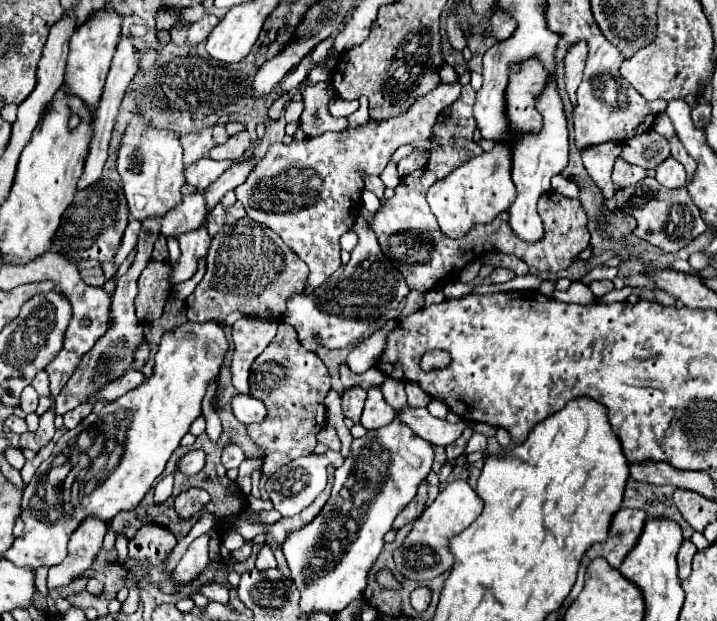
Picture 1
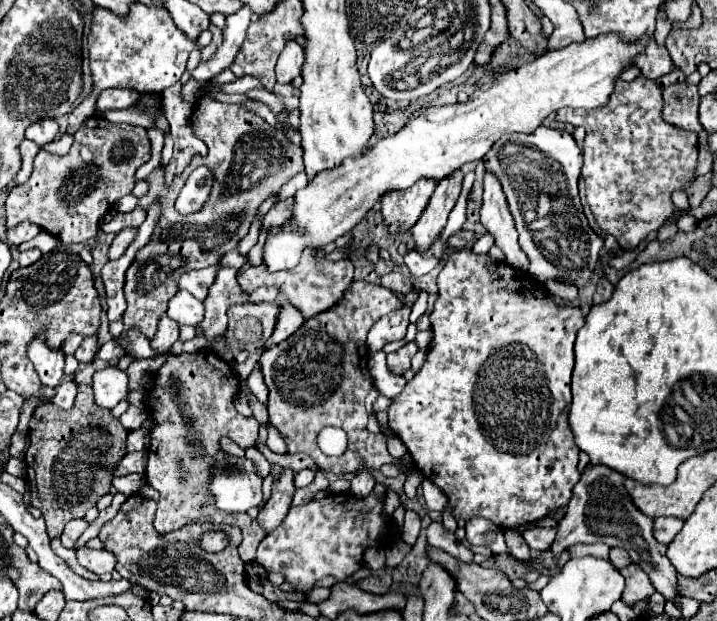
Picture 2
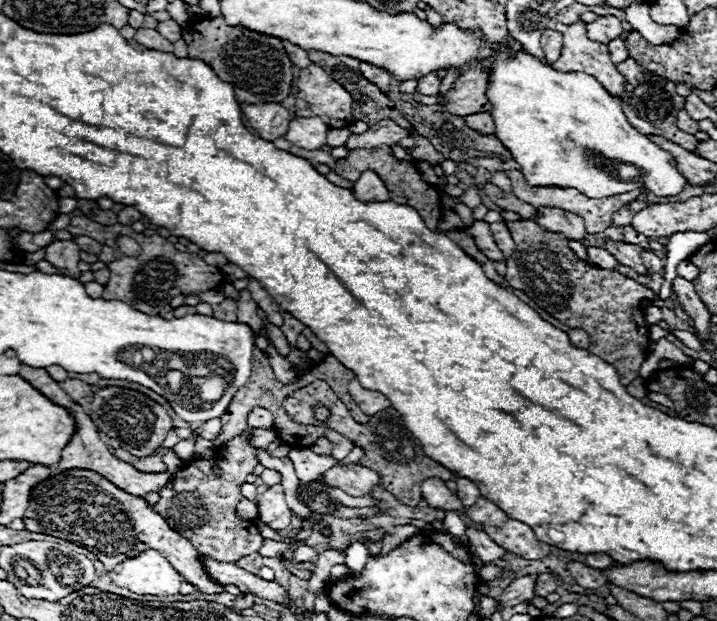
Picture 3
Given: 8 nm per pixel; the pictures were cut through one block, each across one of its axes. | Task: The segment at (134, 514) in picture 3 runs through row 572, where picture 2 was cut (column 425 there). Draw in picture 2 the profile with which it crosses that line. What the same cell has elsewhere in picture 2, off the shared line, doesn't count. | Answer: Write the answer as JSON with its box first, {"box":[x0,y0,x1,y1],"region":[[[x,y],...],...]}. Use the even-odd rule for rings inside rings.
{"box":[382,180,436,236],"region":[[[420,180],[416,186],[404,192],[388,192],[382,196],[382,222],[390,236],[408,232],[428,206],[428,200],[436,188],[436,182]]]}

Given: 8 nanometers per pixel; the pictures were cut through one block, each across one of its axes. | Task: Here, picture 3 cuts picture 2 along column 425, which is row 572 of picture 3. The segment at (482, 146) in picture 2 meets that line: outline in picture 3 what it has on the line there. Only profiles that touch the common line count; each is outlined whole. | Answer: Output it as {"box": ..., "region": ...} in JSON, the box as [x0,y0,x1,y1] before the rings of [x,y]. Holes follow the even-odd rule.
{"box":[108,550,182,596],"region":[[[146,550],[136,558],[124,560],[112,572],[108,572],[114,584],[134,594],[170,596],[180,592],[182,576],[174,566],[156,550]]]}

